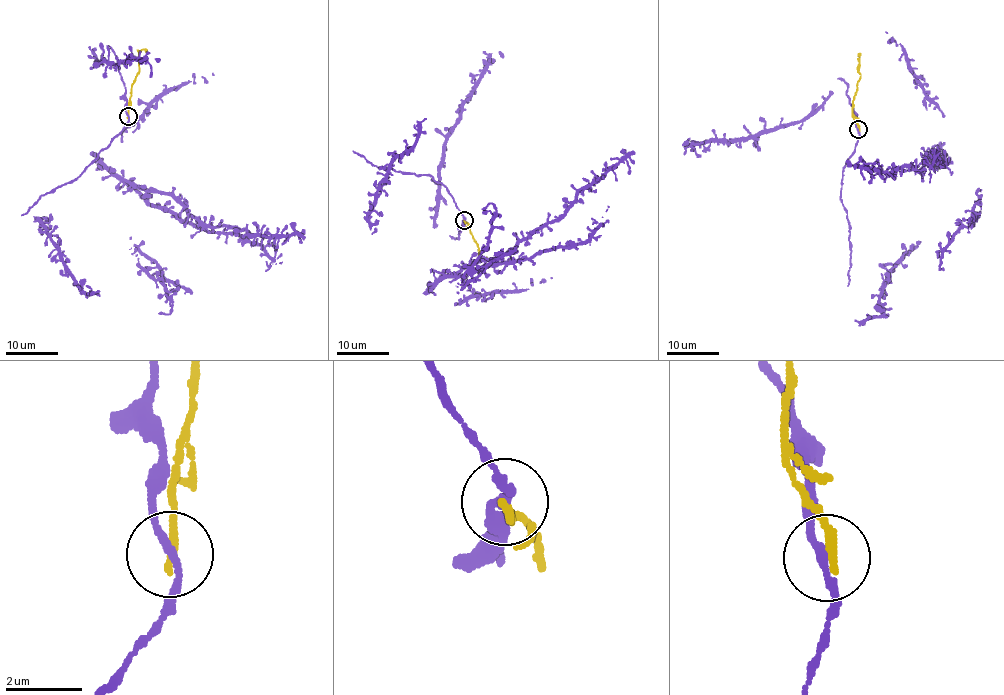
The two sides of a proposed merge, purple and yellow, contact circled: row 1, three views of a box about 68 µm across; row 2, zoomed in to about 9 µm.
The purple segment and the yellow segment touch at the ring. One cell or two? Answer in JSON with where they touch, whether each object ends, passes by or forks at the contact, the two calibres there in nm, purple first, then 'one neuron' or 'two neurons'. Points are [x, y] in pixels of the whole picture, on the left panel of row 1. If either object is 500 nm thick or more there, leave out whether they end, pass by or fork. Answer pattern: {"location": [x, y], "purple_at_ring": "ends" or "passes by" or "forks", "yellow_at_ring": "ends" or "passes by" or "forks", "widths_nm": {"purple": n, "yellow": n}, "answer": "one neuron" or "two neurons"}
{"location": [128, 116], "purple_at_ring": "passes by", "yellow_at_ring": "ends", "widths_nm": {"purple": 180, "yellow": 220}, "answer": "two neurons"}

